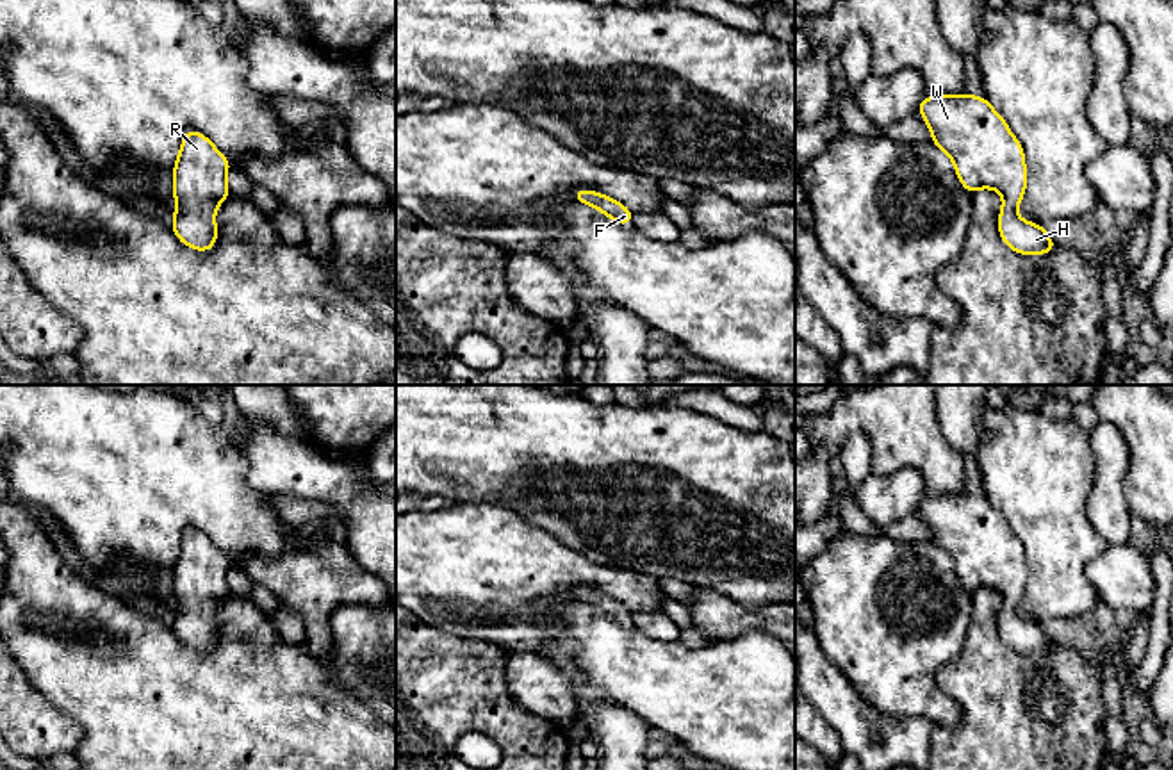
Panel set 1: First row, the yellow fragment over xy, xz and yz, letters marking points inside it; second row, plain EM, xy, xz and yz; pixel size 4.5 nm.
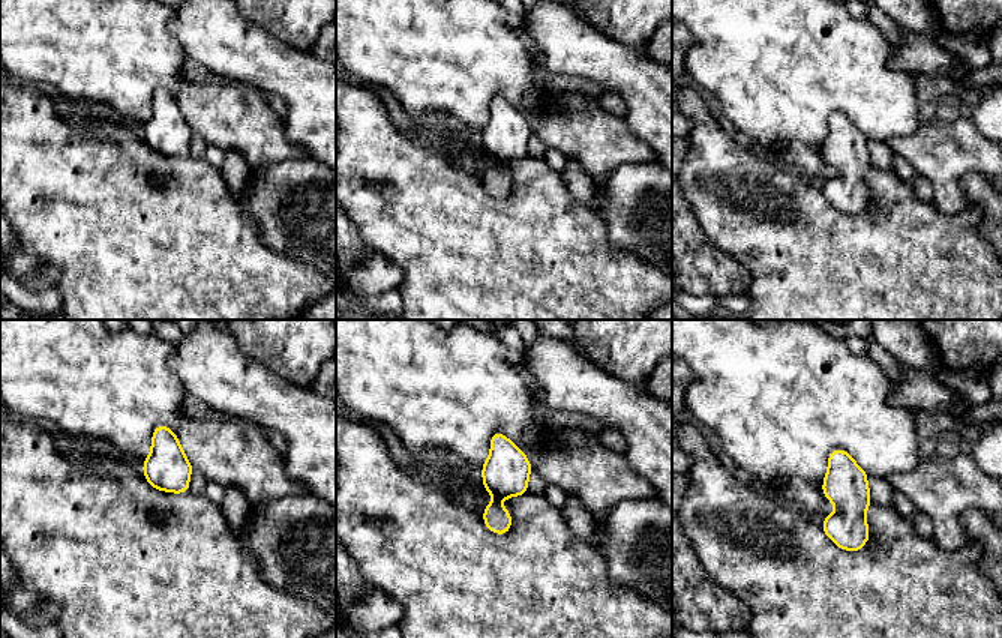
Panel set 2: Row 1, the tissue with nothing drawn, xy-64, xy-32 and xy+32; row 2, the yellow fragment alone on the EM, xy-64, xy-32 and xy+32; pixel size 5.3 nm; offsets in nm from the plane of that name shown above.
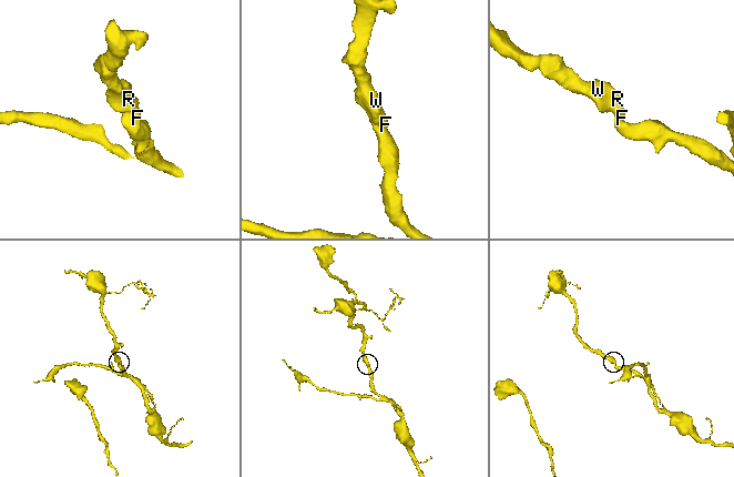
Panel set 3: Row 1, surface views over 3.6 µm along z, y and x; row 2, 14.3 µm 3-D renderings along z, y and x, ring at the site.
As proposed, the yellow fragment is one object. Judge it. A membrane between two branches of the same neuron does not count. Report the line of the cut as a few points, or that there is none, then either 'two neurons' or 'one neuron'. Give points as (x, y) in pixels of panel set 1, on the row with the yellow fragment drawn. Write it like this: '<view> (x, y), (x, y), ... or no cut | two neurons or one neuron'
no cut | one neuron

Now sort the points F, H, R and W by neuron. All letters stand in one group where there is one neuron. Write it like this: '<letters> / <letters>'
F H R W

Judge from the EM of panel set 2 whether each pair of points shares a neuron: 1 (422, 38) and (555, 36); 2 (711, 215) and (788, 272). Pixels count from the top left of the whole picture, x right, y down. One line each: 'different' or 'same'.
1: different
2: same

